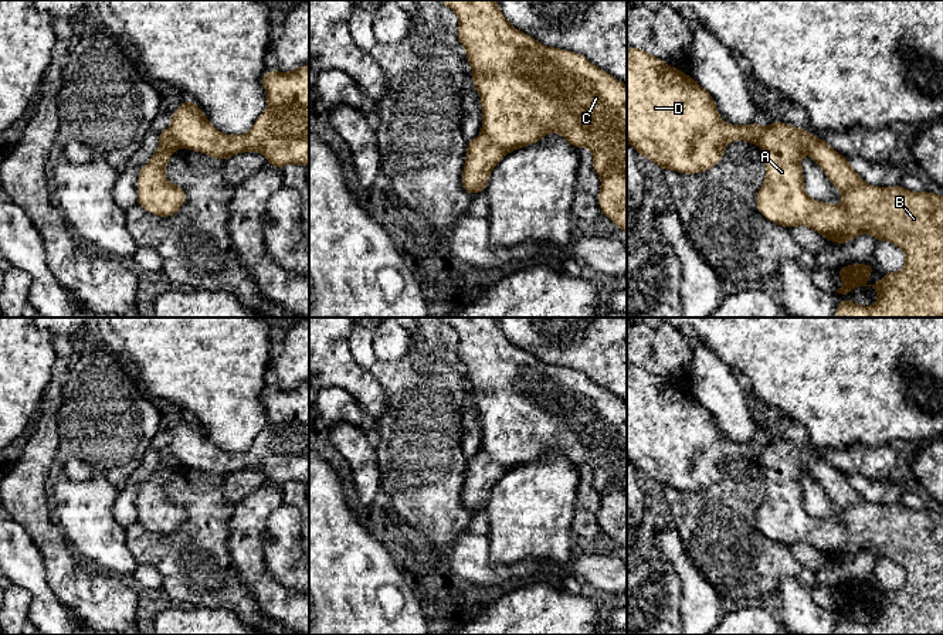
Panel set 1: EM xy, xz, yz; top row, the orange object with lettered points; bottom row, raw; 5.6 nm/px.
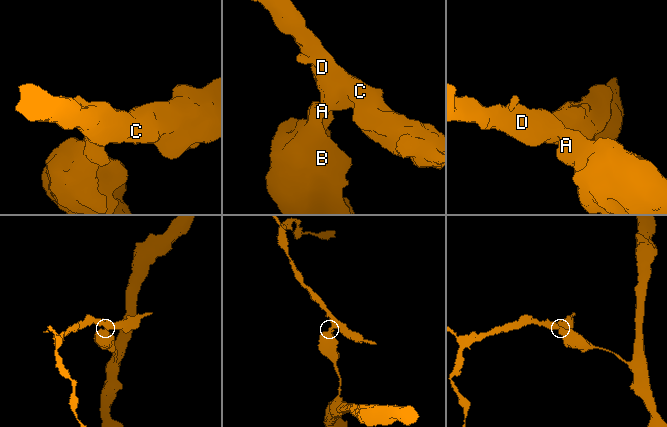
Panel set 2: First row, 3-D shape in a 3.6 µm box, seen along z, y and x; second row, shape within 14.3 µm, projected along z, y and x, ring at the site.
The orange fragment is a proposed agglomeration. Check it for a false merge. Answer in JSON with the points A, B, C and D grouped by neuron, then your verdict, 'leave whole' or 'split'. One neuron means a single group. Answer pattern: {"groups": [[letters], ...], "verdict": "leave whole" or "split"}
{"groups": [["A", "B"], ["C", "D"]], "verdict": "split"}

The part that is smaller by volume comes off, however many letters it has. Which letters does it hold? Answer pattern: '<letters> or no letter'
C, D

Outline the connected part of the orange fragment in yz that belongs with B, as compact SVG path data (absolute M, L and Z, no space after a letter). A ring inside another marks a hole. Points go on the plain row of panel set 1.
M771 439L759 458L766 483L766 496L756 512L759 530L771 540L793 546L805 543L820 550L827 558L848 561L861 551L871 551L876 558L891 558L906 571L900 590L885 590L874 602L866 597L876 587L869 581L852 581L835 587L844 604L835 609L847 612L855 604L872 604L879 617L872 624L851 618L838 621L834 635L943 635L943 513L913 510L900 502L878 505L865 500L851 485L848 476L828 463L825 456L814 455L807 446L797 446L784 439ZM808 471L841 510L842 522L834 523L810 516L804 506L801 475Z

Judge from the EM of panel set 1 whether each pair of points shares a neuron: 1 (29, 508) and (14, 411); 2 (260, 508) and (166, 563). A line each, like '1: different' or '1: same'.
1: different
2: different

